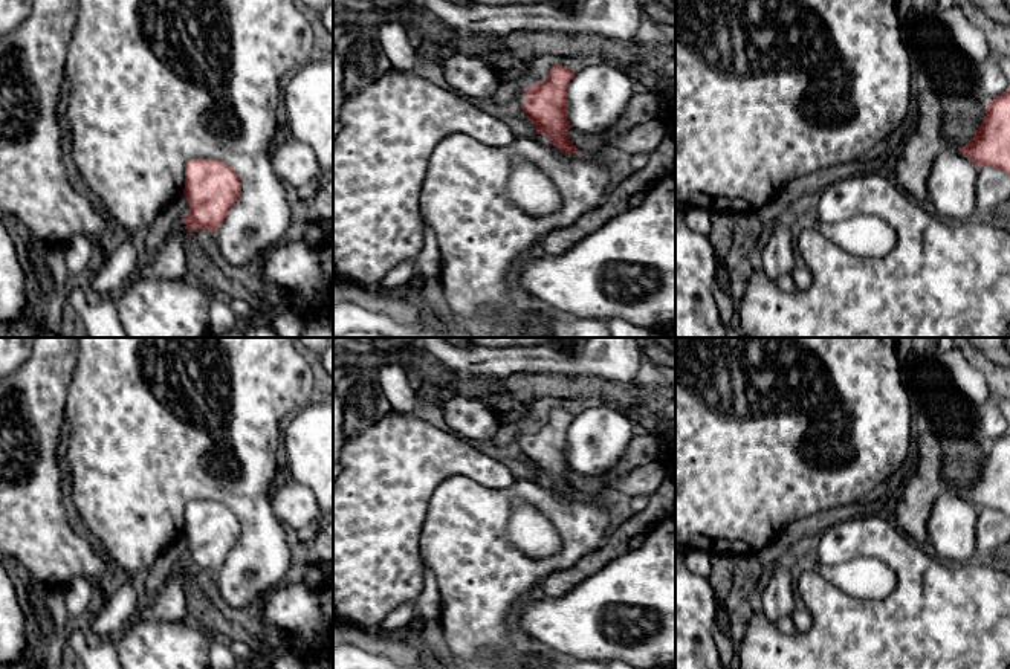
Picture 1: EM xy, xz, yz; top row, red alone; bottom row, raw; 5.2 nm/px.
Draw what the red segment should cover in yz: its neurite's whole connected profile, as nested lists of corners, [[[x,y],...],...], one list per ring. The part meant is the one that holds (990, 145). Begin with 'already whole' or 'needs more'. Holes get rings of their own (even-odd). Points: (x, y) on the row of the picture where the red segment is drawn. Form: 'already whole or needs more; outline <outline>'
already whole; outline [[[1010,89],[987,102],[975,136],[958,148],[978,168],[993,166],[1010,176]]]

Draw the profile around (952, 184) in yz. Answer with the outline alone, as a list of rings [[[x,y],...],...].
[[[944,144],[927,179],[935,214],[949,221],[976,218],[976,176],[978,166],[958,147]]]

